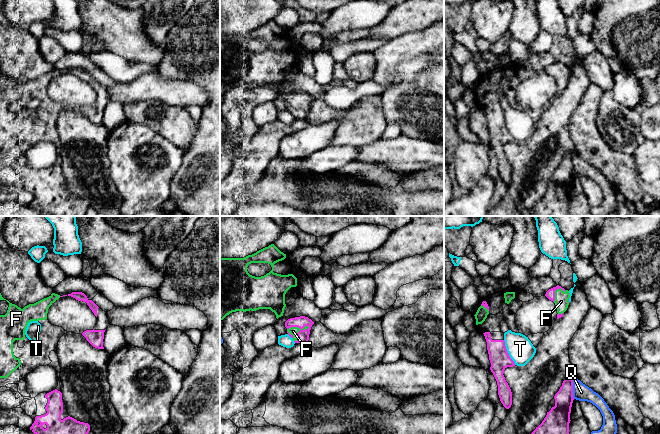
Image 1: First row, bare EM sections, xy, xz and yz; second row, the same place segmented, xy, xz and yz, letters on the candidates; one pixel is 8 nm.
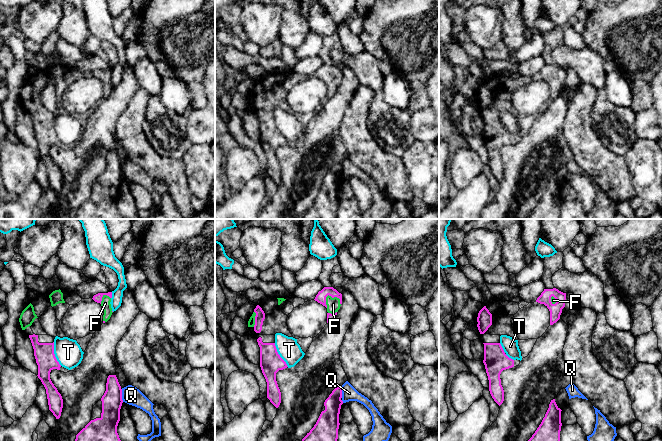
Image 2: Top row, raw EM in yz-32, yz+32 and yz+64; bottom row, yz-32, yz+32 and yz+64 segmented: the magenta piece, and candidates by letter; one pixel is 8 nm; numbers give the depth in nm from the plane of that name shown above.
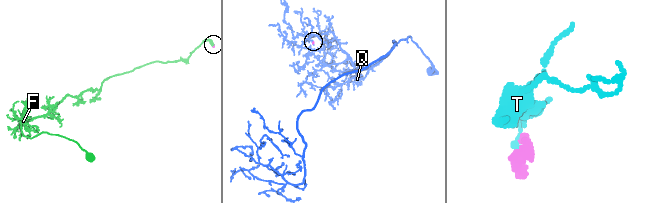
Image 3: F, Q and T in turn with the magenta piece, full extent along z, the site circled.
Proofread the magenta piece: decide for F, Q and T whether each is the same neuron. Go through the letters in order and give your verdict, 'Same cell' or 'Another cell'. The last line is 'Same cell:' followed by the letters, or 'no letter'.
F: Same cell
Q: Another cell
T: Another cell
Same cell: F

